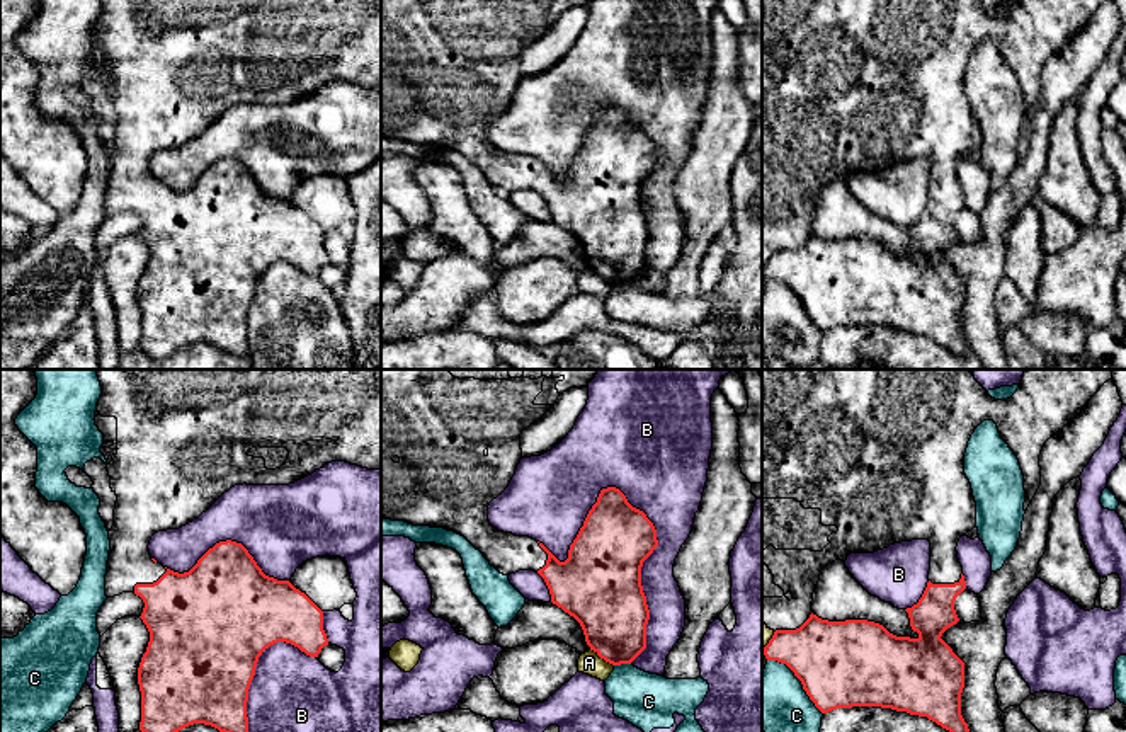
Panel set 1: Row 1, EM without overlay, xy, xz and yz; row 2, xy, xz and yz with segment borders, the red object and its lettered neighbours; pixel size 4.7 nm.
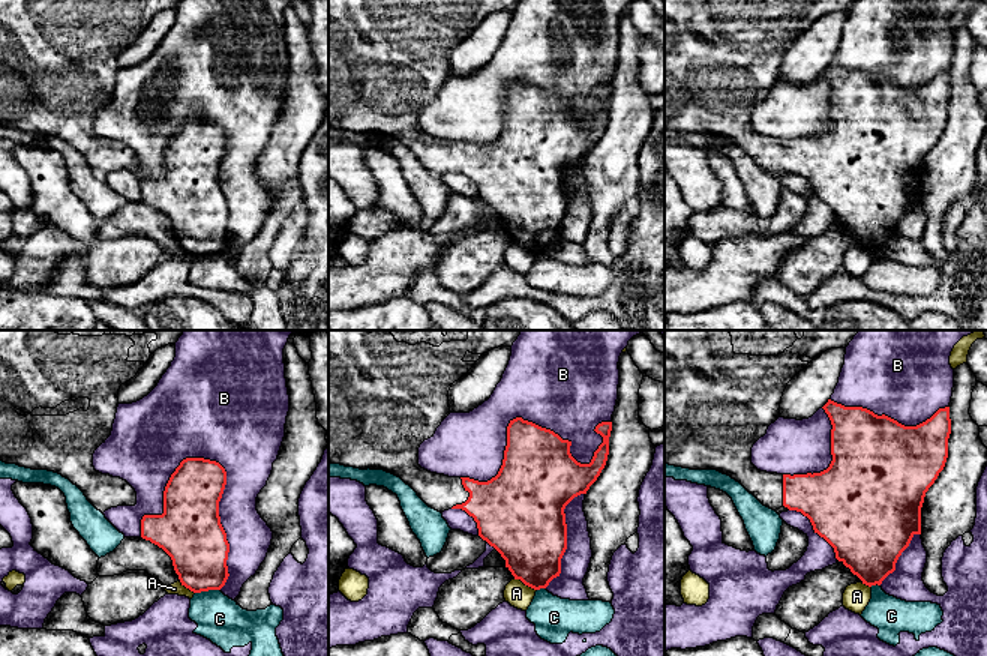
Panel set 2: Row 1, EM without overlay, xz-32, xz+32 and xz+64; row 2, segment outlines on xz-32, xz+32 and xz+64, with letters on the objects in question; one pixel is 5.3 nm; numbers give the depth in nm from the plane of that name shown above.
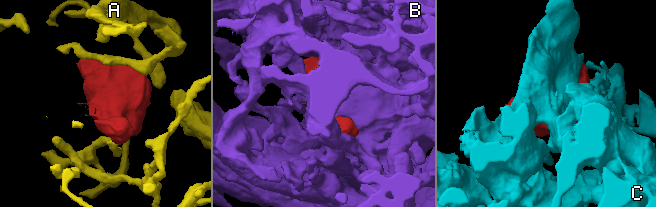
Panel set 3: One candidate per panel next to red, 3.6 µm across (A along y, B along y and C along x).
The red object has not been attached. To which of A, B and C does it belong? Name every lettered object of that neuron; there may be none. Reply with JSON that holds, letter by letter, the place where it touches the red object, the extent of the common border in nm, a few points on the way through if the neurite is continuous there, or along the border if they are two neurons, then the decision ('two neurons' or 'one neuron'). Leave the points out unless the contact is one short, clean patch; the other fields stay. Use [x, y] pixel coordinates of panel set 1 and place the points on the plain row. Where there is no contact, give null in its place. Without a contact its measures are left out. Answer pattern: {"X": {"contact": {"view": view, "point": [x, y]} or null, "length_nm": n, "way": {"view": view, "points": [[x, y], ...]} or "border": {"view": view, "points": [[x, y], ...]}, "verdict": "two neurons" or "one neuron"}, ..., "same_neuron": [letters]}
{"A": {"contact": {"view": "xz", "point": [602, 276]}, "length_nm": 140, "verdict": "two neurons"}, "B": {"contact": {"view": "xz", "point": [640, 188]}, "length_nm": 850, "verdict": "two neurons"}, "C": {"contact": {"view": "yz", "point": [800, 298]}, "length_nm": 380, "verdict": "two neurons"}, "same_neuron": []}

